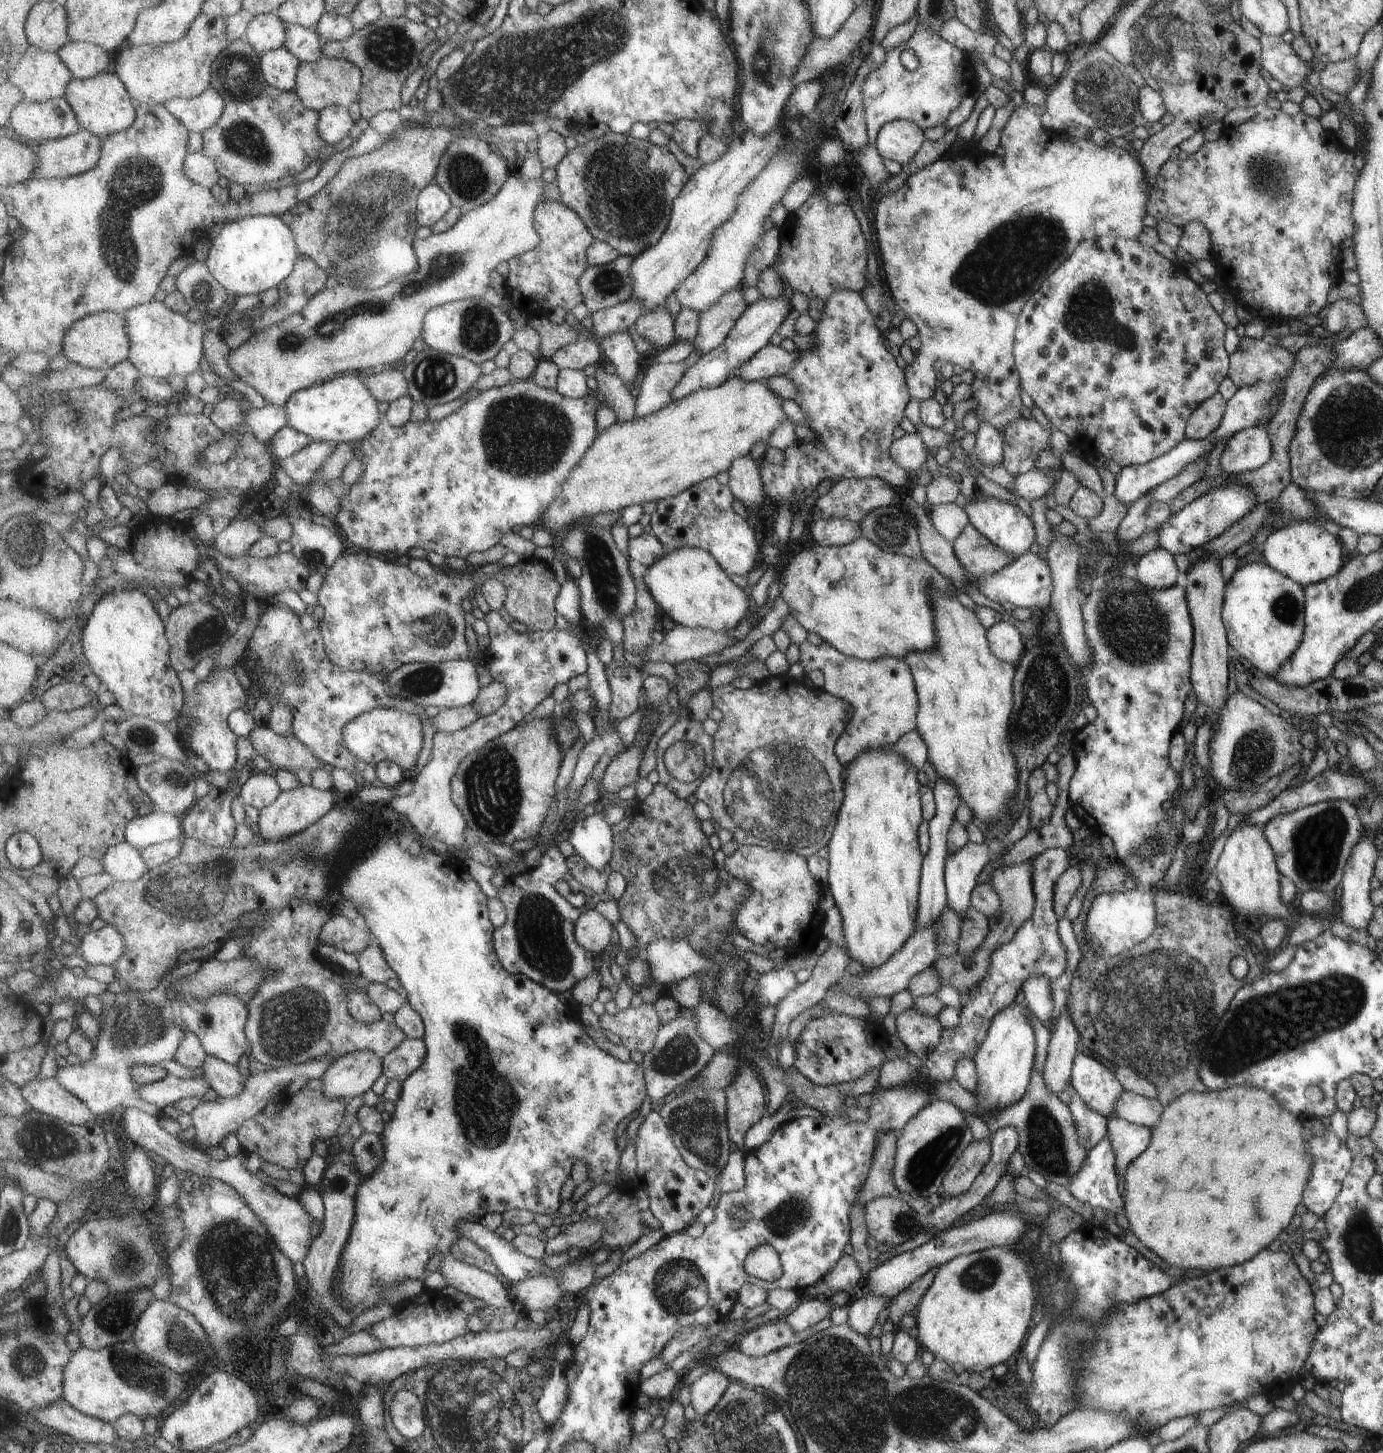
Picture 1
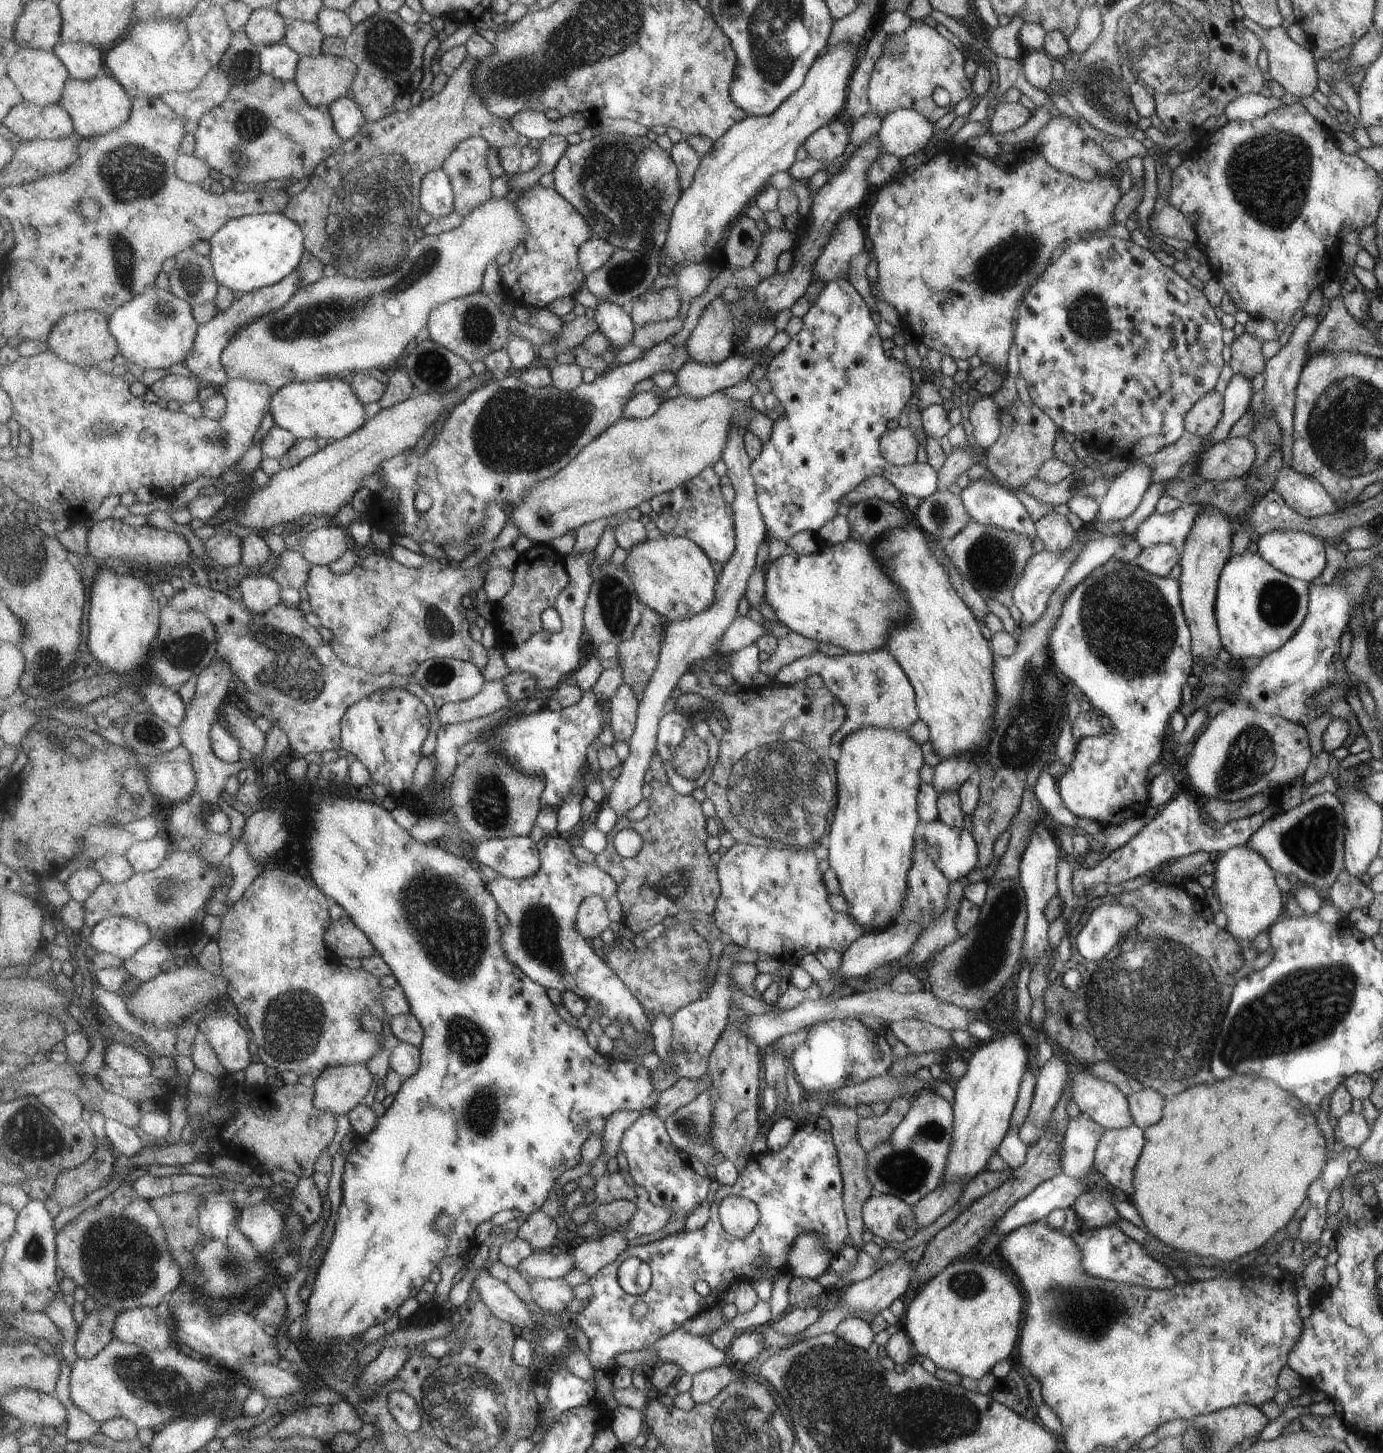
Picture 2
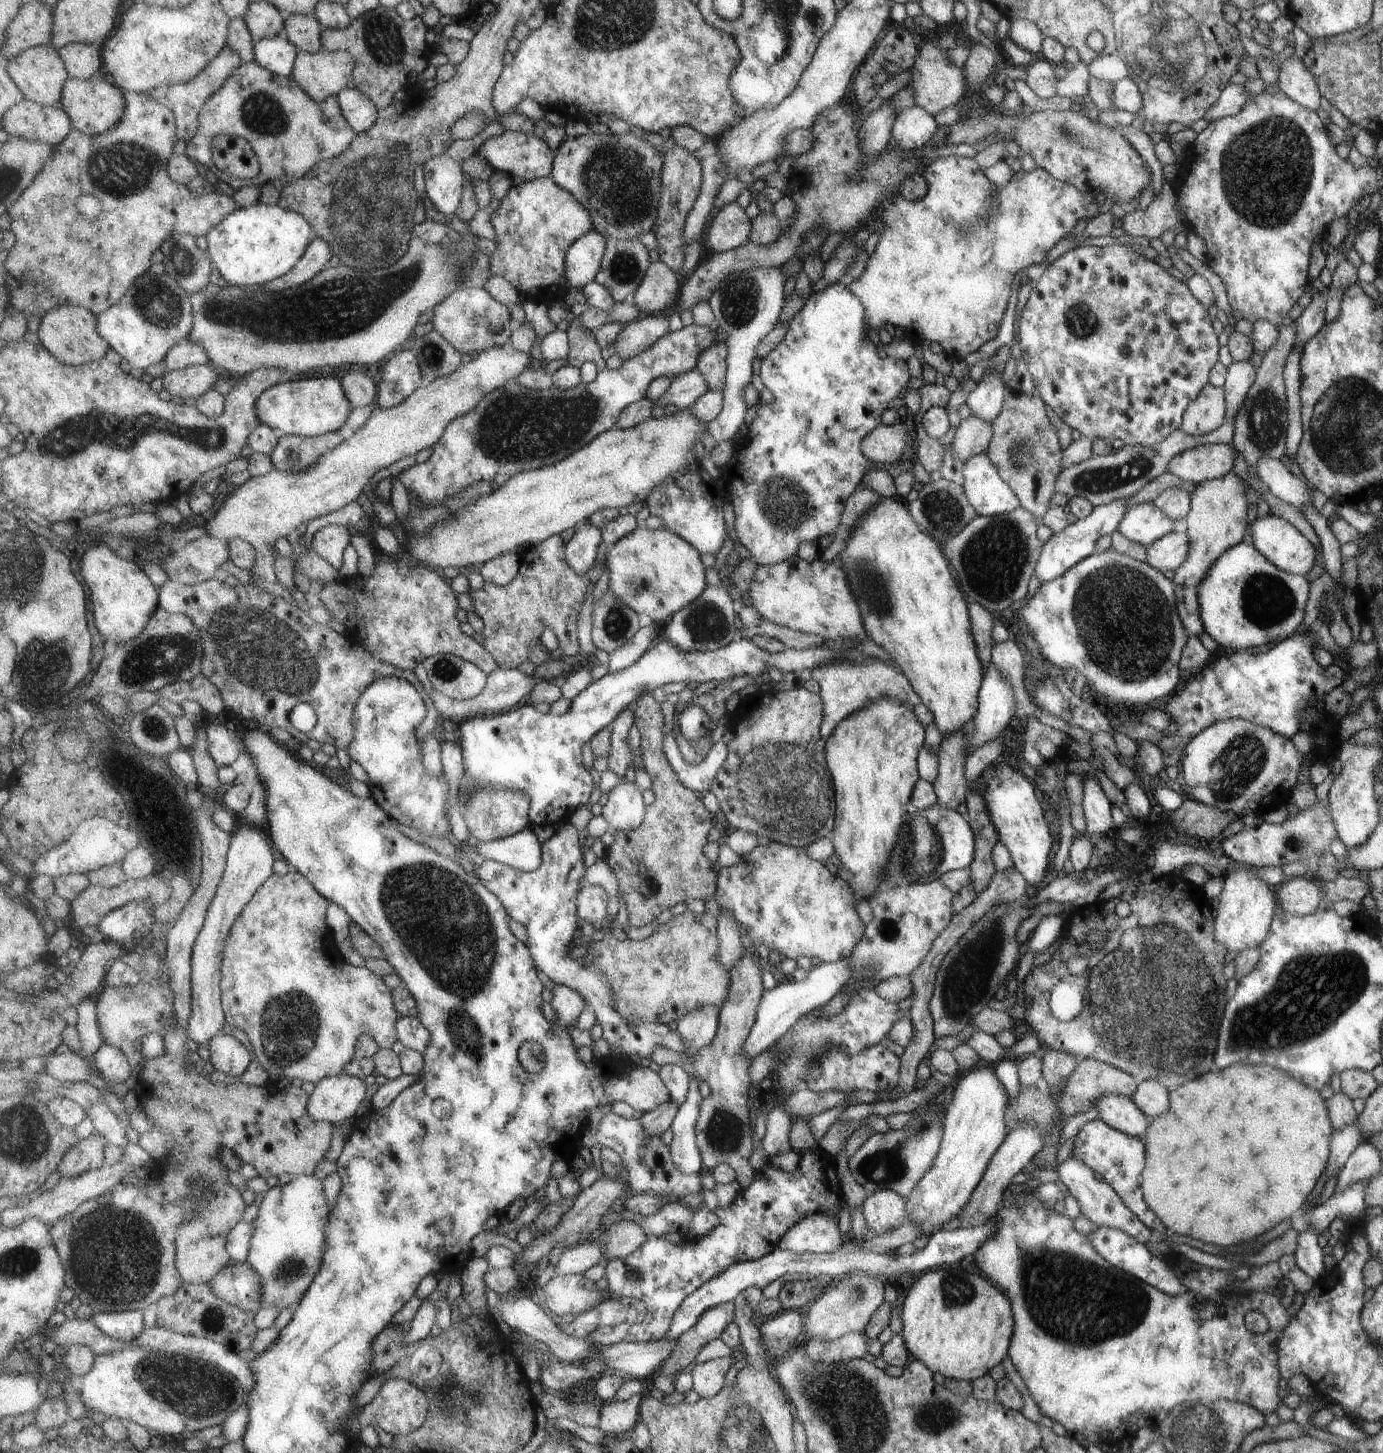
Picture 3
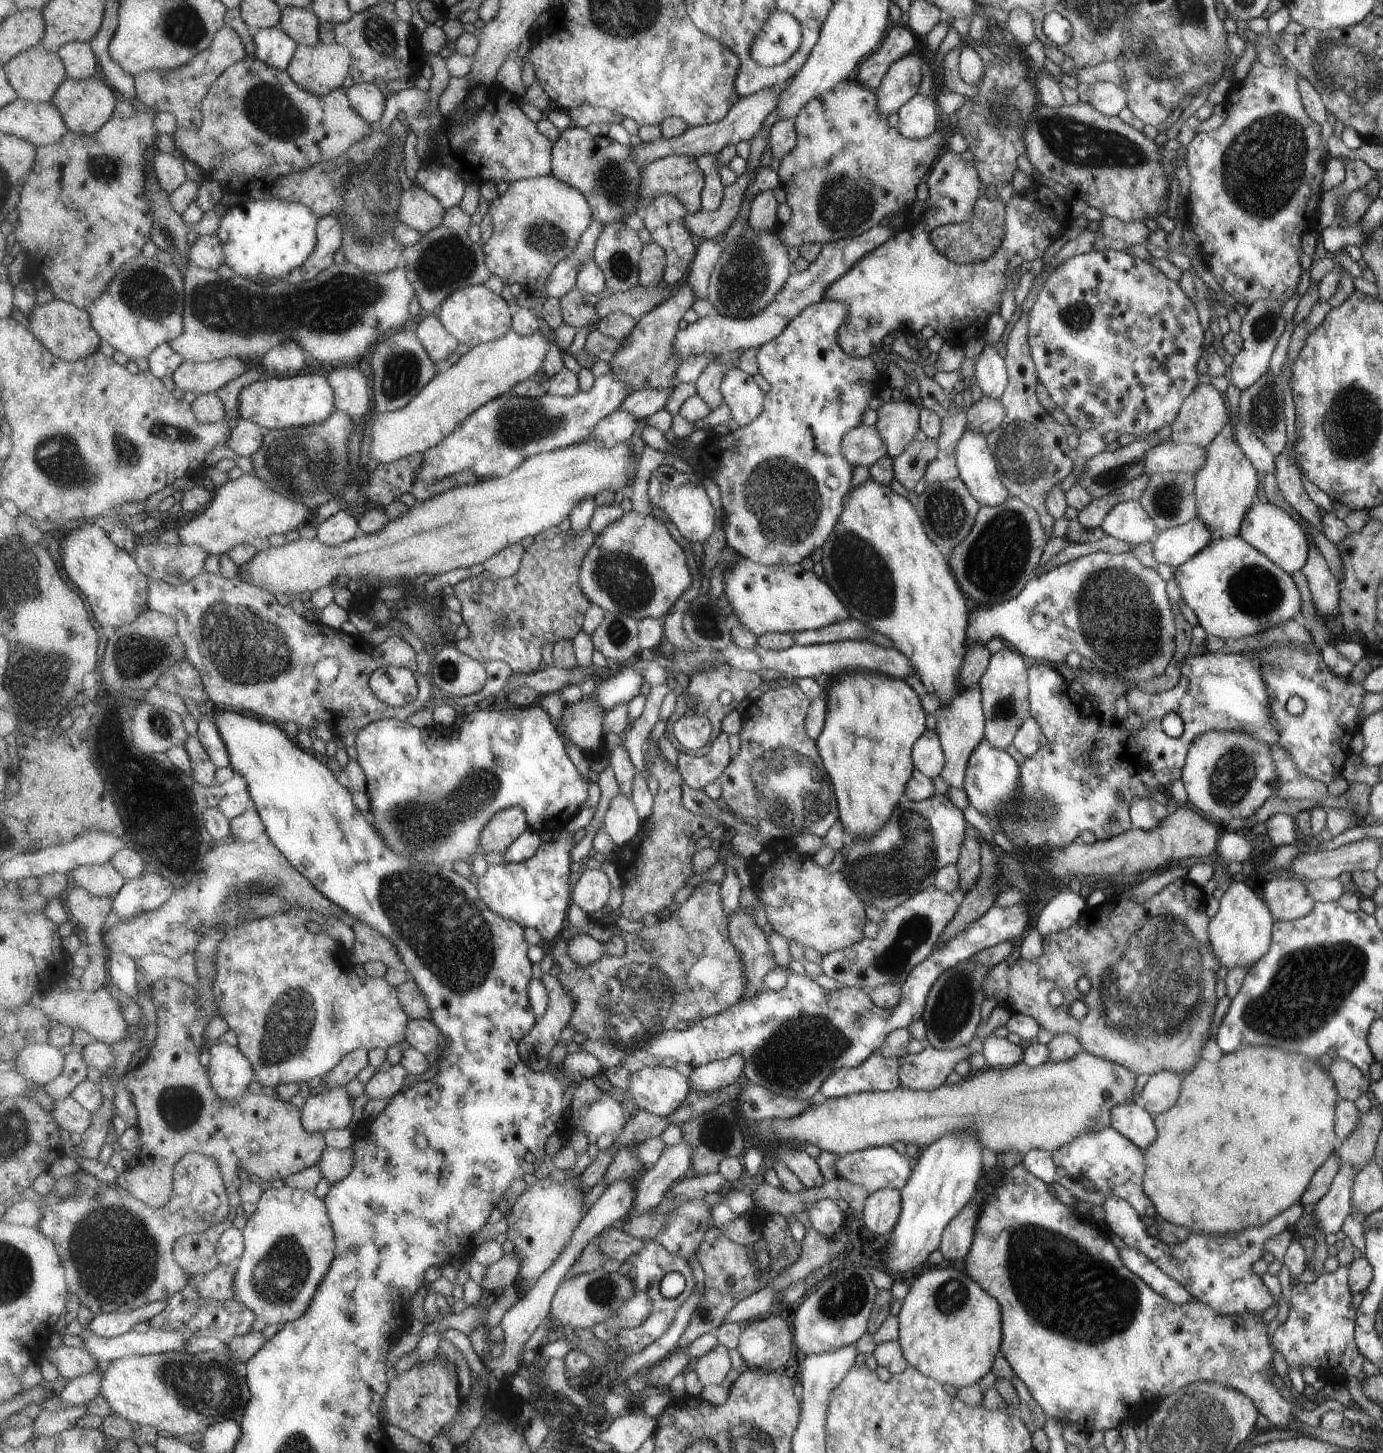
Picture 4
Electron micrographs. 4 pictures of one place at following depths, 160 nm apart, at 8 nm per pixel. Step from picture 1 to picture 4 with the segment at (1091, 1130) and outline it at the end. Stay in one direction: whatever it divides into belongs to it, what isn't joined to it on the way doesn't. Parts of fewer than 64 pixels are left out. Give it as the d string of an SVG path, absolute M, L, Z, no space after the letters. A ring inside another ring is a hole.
M1105 1197L1101 1208L1105 1213L1103 1225L1109 1232L1121 1239L1127 1247L1133 1247L1146 1256L1163 1274L1181 1283L1193 1300L1210 1307L1215 1315L1237 1315L1248 1311L1262 1314L1273 1302L1261 1278L1251 1270L1253 1262L1261 1259L1263 1242L1287 1228L1293 1228L1302 1216L1302 1207L1297 1203L1283 1210L1262 1226L1242 1229L1239 1233L1225 1233L1215 1236L1189 1234L1179 1244L1163 1244L1155 1237L1145 1233L1144 1224L1137 1212L1125 1200Z

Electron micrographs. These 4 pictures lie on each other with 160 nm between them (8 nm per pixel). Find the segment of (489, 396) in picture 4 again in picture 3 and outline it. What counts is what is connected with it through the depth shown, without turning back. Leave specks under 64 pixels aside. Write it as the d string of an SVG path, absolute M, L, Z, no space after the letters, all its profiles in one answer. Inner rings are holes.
M511 344L482 350L450 375L439 377L426 387L419 387L399 406L376 408L353 436L330 450L316 466L300 473L284 473L273 469L266 475L252 476L226 497L216 515L203 529L207 536L227 542L235 539L250 542L257 554L255 566L249 570L253 579L251 585L260 586L291 602L291 592L277 580L275 574L275 542L279 538L287 538L289 534L294 534L297 526L356 501L379 470L391 466L403 456L415 455L423 448L436 445L455 418L471 412L487 394L503 388L534 364L530 353L517 350Z

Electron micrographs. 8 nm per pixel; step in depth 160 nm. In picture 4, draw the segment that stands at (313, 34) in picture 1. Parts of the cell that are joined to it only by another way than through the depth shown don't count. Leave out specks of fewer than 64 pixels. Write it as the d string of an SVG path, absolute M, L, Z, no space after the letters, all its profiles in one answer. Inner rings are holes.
M285 8L282 10L281 29L289 34L298 45L316 46L320 44L322 23L314 11L307 8Z

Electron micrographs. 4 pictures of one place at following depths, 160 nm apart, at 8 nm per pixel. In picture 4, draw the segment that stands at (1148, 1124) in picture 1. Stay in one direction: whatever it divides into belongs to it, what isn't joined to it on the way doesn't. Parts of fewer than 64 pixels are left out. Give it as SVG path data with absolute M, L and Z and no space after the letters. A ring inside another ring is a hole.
M1163 1070L1149 1077L1139 1096L1139 1105L1151 1116L1171 1109L1178 1101L1183 1075Z

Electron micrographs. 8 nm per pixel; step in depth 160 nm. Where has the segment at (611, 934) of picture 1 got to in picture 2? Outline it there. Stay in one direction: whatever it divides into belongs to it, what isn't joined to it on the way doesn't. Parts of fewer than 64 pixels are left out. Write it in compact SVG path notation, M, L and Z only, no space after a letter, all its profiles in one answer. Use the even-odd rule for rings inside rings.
M599 895L587 897L578 910L576 920L579 932L590 940L599 936L603 930L613 927L606 899Z

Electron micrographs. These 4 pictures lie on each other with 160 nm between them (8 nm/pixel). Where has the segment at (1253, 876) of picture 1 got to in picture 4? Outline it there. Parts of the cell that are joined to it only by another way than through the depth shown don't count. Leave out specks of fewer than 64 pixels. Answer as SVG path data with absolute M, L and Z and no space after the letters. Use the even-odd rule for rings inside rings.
M1231 881L1219 900L1217 914L1211 918L1210 946L1219 963L1227 969L1254 965L1270 949L1269 930L1273 930L1273 916L1265 902L1261 902L1245 884Z

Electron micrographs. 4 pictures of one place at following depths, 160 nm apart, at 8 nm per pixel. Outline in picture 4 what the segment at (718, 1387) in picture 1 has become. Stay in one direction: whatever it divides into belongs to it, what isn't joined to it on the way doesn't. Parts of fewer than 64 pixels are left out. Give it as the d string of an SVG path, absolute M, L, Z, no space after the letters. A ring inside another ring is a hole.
M719 1344L715 1350L707 1356L703 1356L697 1360L692 1368L697 1372L699 1380L703 1386L721 1385L721 1382L727 1378L727 1374L731 1372L731 1354L729 1348Z

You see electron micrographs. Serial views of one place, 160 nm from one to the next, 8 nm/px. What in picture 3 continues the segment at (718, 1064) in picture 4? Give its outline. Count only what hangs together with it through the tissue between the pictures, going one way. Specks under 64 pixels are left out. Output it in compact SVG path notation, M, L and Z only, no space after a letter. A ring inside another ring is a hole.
M846 958L832 963L822 962L819 966L809 969L807 976L800 981L789 978L770 989L764 989L761 1001L758 1002L758 1017L742 1046L742 1056L750 1062L752 1058L769 1048L799 1016L804 1015L804 1012L817 1009L833 998L833 995L839 992L840 986L848 984L851 969Z

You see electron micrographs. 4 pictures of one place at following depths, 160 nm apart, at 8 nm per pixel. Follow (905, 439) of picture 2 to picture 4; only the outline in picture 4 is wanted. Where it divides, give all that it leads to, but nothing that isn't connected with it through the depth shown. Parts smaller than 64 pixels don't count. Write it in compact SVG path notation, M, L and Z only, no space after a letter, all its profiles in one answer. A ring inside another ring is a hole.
M859 426L849 430L841 440L841 452L851 465L869 467L886 457L883 436L875 426Z

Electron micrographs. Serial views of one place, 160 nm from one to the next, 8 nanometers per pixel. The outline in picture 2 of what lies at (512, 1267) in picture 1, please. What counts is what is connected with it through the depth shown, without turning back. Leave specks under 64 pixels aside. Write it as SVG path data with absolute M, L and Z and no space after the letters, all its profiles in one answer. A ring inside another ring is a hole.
M571 1248L562 1249L561 1254L556 1256L548 1250L538 1251L518 1266L525 1278L532 1276L534 1280L563 1278L575 1268L576 1258Z

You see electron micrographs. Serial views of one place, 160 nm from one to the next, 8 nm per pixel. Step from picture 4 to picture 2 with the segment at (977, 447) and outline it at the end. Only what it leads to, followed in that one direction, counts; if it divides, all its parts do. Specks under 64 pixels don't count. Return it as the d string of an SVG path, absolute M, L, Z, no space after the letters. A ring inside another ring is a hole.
M977 478L970 480L967 486L959 490L958 494L971 520L983 526L1007 529L1026 537L1035 536L1036 528L1033 528L1033 522L1029 520L1023 504L1003 485L985 478Z

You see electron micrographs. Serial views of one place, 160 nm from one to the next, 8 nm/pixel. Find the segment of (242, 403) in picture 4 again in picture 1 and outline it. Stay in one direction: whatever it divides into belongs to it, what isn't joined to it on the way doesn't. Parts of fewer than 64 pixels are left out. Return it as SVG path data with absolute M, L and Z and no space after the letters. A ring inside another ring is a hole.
M340 375L294 392L285 406L288 426L308 434L316 441L333 444L355 443L368 437L379 422L379 401L366 385L363 376Z

